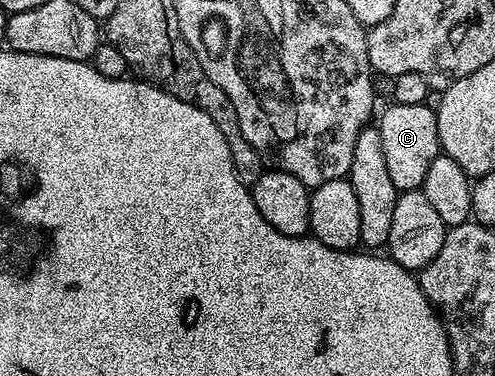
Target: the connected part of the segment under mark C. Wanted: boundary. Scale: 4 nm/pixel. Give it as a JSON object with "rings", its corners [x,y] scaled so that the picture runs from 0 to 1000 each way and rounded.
{"rings":[[[796,271],[784,277],[774,311],[762,319],[770,391],[778,407],[778,441],[786,452],[786,476],[794,481],[800,505],[808,513],[836,511],[853,503],[859,463],[867,463],[867,441],[875,441],[875,420],[891,410],[879,293],[869,274],[834,282]]]}

